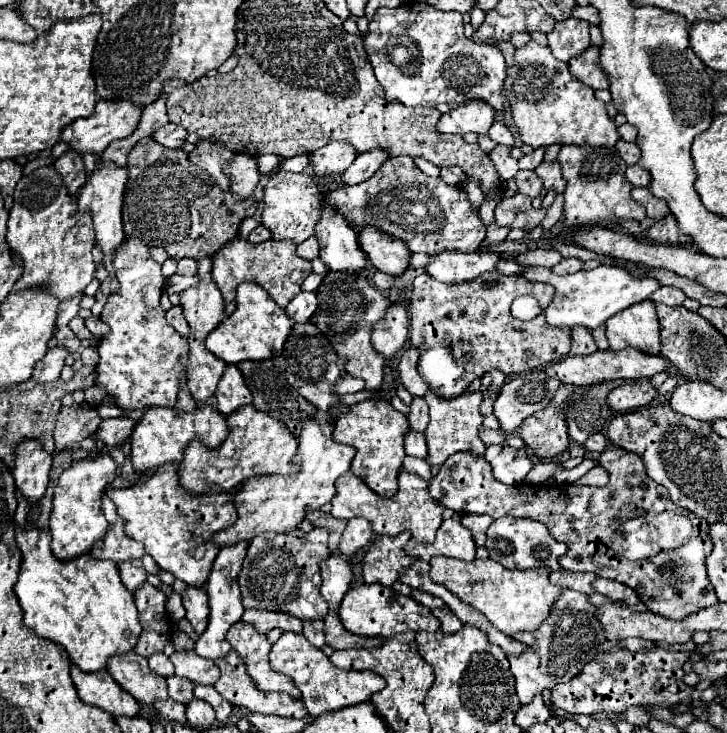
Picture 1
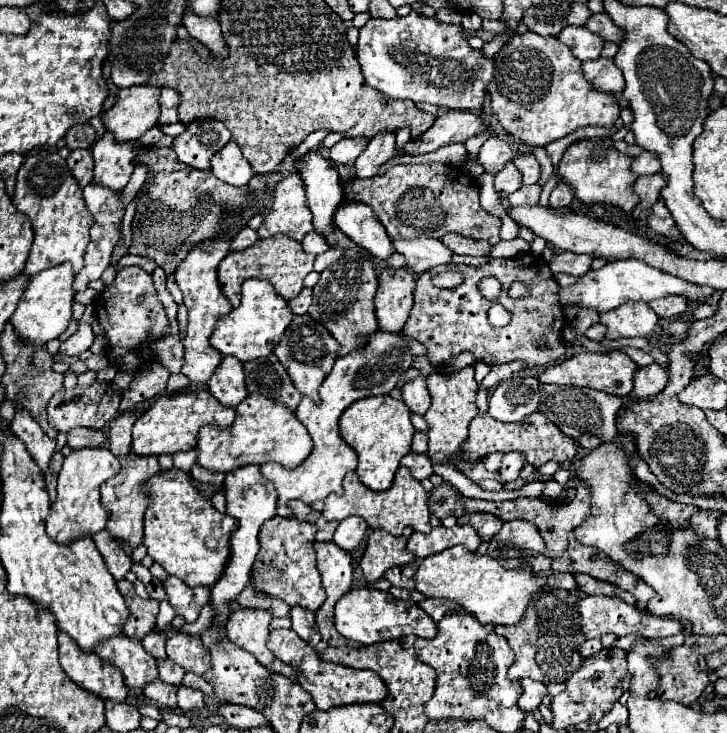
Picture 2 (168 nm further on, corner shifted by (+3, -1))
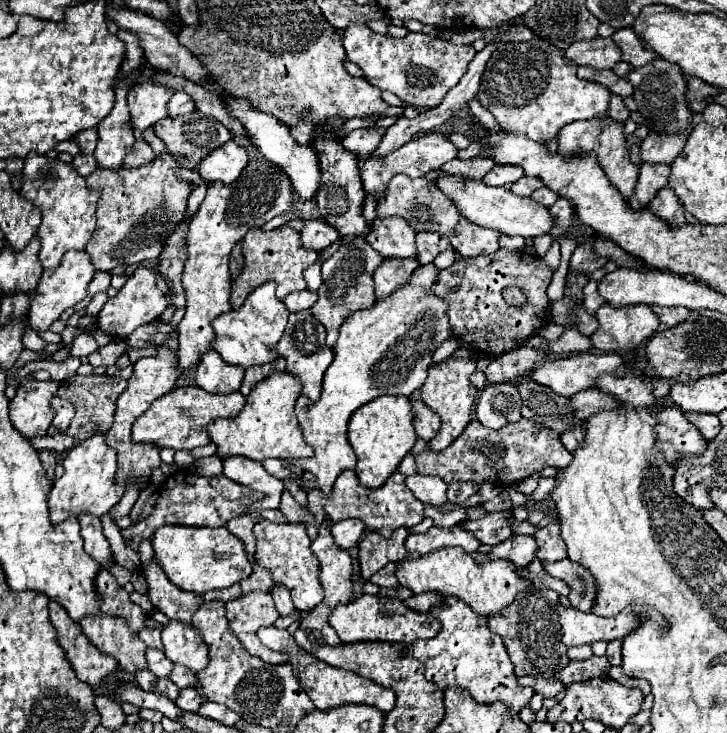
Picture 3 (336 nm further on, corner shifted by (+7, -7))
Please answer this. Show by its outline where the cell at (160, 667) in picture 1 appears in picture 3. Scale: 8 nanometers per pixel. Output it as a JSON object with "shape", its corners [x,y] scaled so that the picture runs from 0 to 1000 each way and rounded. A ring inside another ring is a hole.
{"shape":[[[198,854],[193,862],[190,862],[193,873],[201,879],[201,881],[209,881],[209,884],[223,884],[223,873],[220,873],[220,857],[204,857]]]}

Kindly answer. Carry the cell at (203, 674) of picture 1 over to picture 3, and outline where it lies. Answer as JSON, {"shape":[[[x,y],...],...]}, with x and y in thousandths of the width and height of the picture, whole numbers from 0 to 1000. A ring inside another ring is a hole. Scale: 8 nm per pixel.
{"shape":[[[234,846],[223,857],[223,879],[231,900],[275,917],[286,906],[286,881],[264,851]]]}

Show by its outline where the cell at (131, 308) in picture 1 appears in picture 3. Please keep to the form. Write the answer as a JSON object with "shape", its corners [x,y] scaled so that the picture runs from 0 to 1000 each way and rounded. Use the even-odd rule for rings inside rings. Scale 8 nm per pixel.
{"shape":[[[193,363],[184,371],[184,377],[176,379],[171,393],[143,415],[143,420],[135,428],[135,447],[157,461],[171,461],[171,458],[179,458],[190,445],[220,434],[220,428],[228,423],[228,417],[231,415],[228,415],[226,398],[215,390],[215,371],[209,366]]]}

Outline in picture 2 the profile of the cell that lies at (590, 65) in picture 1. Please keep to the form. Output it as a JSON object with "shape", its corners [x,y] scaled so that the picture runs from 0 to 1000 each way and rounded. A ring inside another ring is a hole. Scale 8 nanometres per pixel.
{"shape":[[[820,79],[801,85],[801,98],[814,120],[828,126],[853,126],[858,120],[856,98],[839,79]]]}

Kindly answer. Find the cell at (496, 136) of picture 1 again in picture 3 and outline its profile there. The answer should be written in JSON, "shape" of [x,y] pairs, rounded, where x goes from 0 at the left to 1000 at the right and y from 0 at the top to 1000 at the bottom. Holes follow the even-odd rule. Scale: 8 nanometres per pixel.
{"shape":[[[680,226],[663,246],[671,254],[693,254],[699,248],[715,246],[718,240],[721,240],[721,235],[715,235],[715,229],[710,229],[710,226]]]}

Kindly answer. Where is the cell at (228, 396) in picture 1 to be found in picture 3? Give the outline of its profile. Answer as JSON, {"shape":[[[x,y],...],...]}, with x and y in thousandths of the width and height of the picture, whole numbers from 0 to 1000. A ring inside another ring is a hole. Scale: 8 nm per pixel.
{"shape":[[[294,477],[278,483],[270,499],[270,524],[292,538],[325,535],[333,524],[336,502],[311,497]]]}

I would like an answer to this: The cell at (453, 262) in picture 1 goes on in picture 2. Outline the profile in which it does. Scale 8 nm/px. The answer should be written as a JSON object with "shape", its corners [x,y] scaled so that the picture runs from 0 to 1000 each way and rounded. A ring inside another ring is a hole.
{"shape":[[[591,325],[542,330],[542,336],[550,347],[556,347],[561,366],[569,374],[589,371],[600,363],[616,363],[622,360],[622,349],[624,349],[624,344],[613,338],[605,327],[591,327]]]}

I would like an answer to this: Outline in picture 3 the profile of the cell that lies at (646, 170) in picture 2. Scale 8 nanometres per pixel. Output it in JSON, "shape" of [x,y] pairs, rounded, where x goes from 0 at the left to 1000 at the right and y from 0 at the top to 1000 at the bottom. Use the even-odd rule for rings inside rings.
{"shape":[[[955,169],[944,175],[944,183],[905,183],[891,180],[883,191],[883,221],[902,221],[902,224],[924,224],[924,218],[938,207],[944,186],[952,180]]]}

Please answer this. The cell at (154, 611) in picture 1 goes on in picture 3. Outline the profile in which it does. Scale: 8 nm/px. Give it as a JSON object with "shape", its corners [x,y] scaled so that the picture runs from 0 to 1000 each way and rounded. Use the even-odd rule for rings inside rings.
{"shape":[[[138,775],[138,780],[129,789],[129,799],[132,799],[132,810],[138,813],[138,827],[143,829],[138,835],[151,838],[151,840],[168,840],[168,843],[173,843],[176,851],[184,859],[193,859],[198,854],[201,838],[195,835],[193,827],[187,827],[179,819],[176,808],[168,799],[162,799],[160,789],[149,778]]]}

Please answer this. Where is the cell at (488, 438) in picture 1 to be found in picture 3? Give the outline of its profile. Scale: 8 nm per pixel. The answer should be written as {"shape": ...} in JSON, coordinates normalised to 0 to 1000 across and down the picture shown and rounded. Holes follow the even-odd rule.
{"shape":[[[649,573],[635,595],[630,595],[613,614],[597,617],[586,611],[578,622],[572,622],[575,647],[605,649],[613,660],[622,658],[674,658],[680,663],[704,663],[751,636],[779,638],[787,630],[787,619],[773,608],[765,589],[735,576],[735,573],[713,573],[691,581],[688,587],[666,584],[657,573]]]}

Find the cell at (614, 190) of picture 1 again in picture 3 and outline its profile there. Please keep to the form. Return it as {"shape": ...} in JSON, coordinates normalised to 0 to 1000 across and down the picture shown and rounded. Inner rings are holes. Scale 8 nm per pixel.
{"shape":[[[803,164],[784,166],[768,183],[768,205],[773,210],[801,210],[801,207],[823,207],[823,221],[834,235],[836,246],[853,259],[858,270],[867,270],[878,246],[878,226],[864,216],[864,194],[858,186],[858,169],[847,164]]]}

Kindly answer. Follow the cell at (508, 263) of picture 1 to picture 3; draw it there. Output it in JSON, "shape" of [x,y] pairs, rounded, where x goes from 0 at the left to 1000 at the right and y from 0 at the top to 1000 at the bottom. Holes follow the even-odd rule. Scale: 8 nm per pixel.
{"shape":[[[616,338],[607,347],[604,347],[596,356],[597,362],[604,367],[609,368],[620,363],[626,356],[624,342],[622,338]]]}

